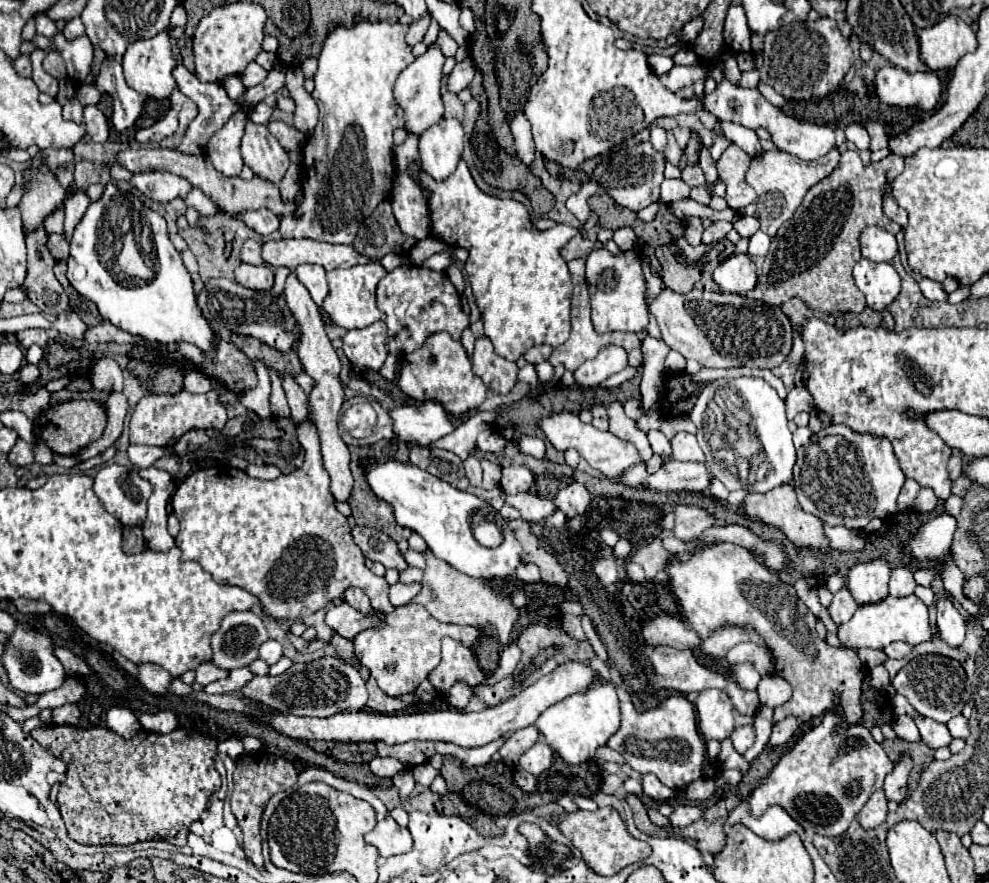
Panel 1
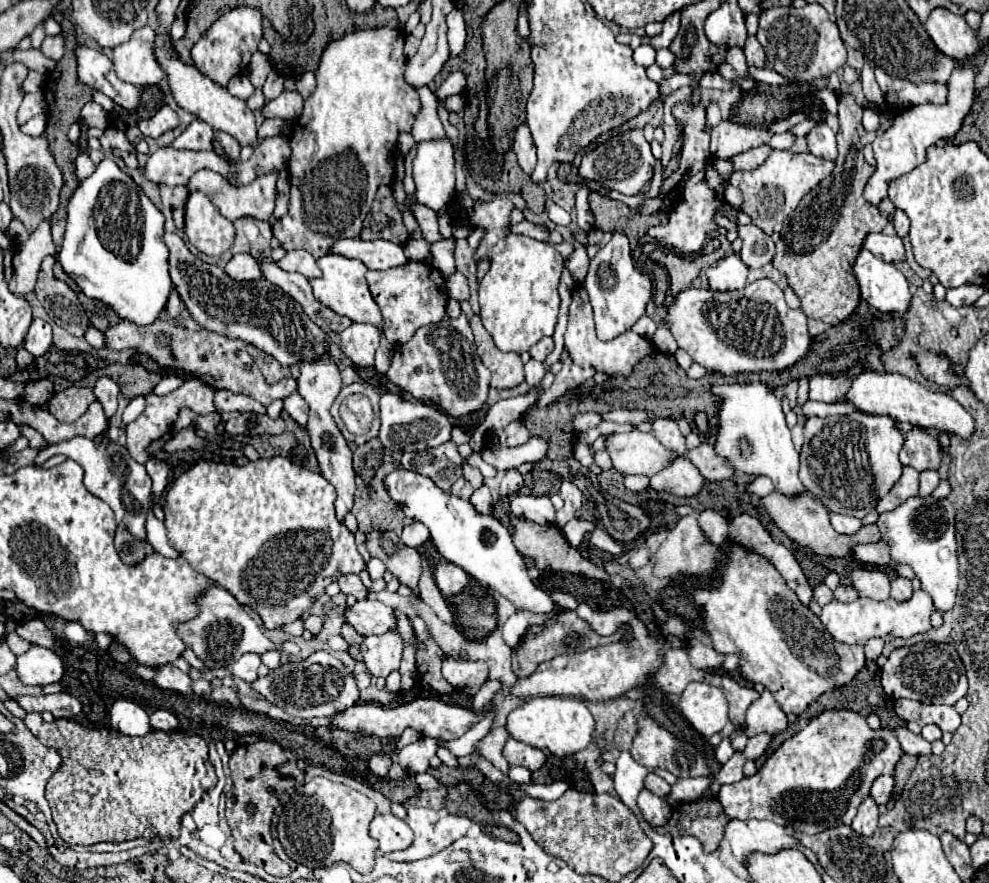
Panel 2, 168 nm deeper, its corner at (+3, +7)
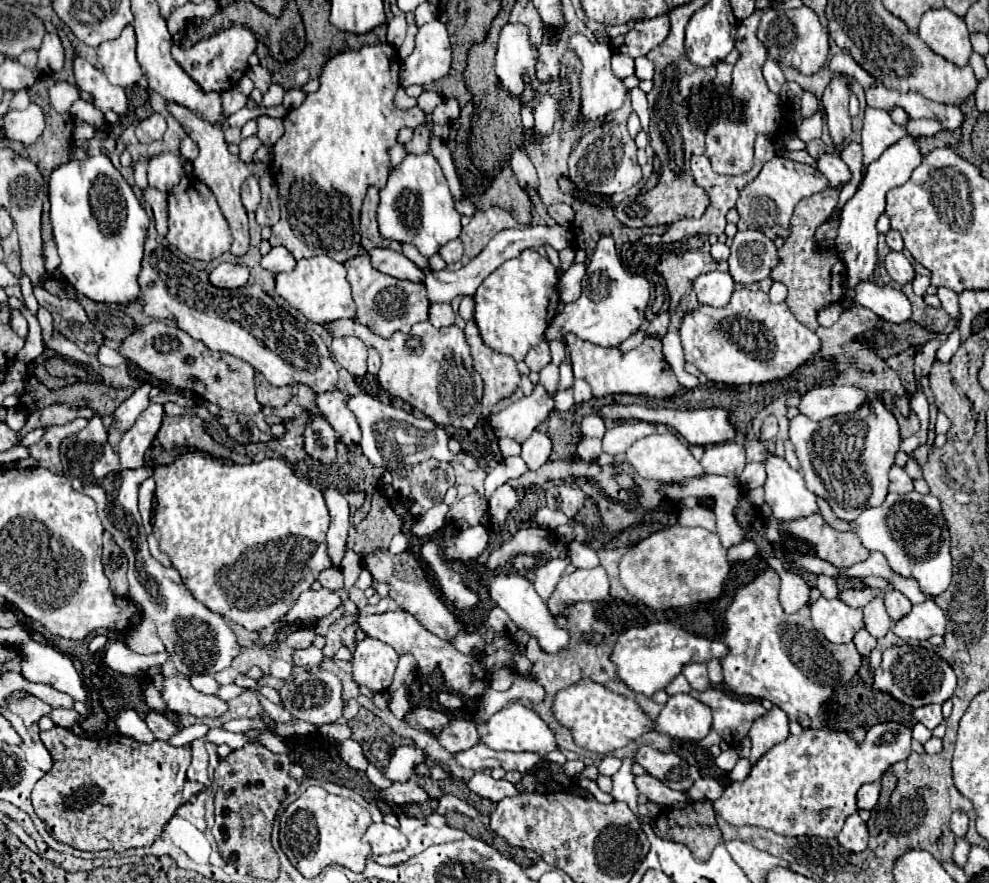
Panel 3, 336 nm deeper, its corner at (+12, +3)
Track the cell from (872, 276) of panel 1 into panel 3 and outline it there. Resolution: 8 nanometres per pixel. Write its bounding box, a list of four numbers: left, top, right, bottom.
[854,280,912,322]

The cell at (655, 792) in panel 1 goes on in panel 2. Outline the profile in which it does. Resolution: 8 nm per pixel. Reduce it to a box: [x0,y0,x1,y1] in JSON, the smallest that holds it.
[645,772,671,798]

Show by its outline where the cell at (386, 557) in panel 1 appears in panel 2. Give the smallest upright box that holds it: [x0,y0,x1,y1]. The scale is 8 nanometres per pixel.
[367,532,421,596]

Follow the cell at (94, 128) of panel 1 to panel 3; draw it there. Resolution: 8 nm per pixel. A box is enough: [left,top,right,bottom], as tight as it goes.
[50,82,80,114]

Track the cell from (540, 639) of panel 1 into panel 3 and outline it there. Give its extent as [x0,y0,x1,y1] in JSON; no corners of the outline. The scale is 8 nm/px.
[524,602,618,694]

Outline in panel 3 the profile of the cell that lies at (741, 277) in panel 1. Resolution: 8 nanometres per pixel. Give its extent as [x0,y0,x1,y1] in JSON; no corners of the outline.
[692,272,734,308]

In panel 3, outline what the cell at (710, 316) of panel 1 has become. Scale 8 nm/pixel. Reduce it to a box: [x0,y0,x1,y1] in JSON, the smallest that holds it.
[678,288,820,384]

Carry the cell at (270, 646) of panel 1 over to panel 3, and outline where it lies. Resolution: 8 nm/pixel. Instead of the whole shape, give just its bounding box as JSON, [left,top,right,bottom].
[270,660,292,680]

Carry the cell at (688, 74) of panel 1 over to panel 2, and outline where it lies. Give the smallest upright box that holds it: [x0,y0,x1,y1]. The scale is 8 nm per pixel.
[647,66,675,82]

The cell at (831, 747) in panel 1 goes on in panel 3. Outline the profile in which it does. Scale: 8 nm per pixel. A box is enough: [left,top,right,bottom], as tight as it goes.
[712,722,910,838]

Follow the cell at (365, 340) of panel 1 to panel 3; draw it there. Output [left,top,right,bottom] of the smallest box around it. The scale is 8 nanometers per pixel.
[330,336,368,378]

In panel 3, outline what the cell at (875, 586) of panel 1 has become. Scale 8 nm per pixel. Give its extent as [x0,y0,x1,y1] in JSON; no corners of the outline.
[864,598,892,638]

